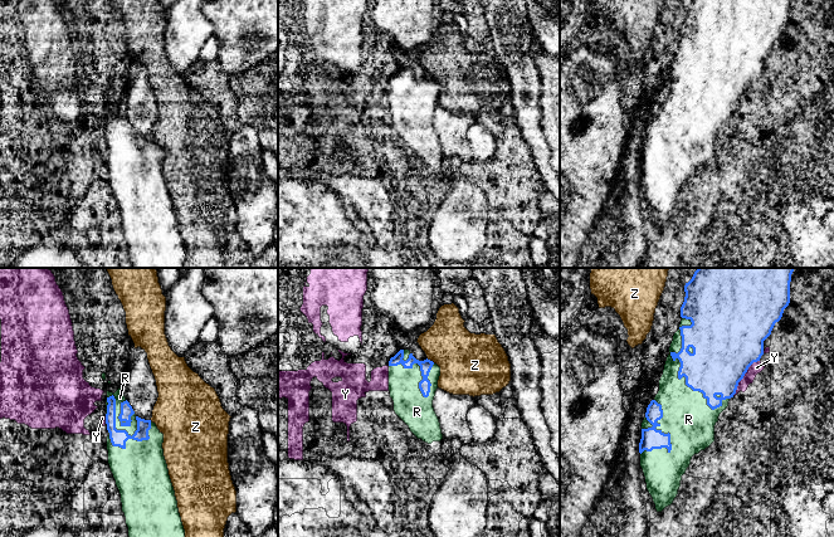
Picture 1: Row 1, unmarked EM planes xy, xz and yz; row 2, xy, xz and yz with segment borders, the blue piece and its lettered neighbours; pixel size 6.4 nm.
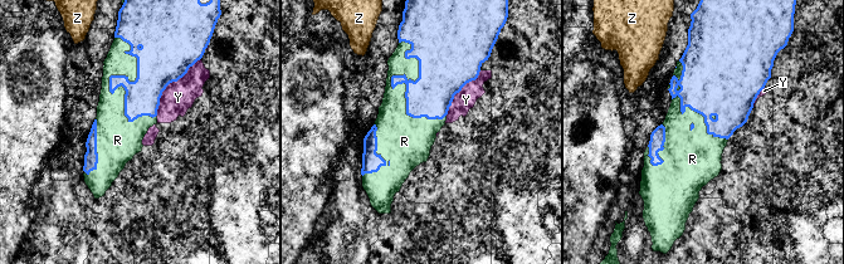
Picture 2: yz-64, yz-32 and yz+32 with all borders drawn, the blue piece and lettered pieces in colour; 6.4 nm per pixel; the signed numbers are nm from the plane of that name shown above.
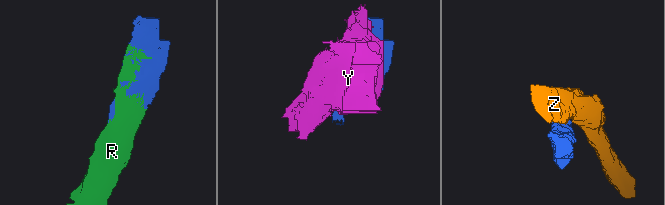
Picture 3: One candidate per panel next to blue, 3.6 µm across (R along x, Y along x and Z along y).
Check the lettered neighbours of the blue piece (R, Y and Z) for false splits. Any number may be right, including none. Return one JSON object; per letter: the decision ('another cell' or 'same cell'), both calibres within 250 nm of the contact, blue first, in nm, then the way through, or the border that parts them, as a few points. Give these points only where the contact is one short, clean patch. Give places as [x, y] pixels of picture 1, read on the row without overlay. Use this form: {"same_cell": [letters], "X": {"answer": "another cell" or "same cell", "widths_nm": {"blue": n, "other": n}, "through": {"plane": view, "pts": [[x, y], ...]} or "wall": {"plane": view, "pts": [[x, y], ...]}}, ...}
{"same_cell": ["R"], "R": {"answer": "same cell", "widths_nm": {"blue": 110, "other": 70}}, "Y": {"answer": "another cell", "widths_nm": {"blue": 440, "other": 80}}, "Z": {"answer": "another cell", "widths_nm": {"blue": 80, "other": 380}, "wall": {"plane": "xz", "pts": [[427, 77], [434, 81]]}}}

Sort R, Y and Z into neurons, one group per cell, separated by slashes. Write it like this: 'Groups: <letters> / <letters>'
Groups: R / Y / Z

